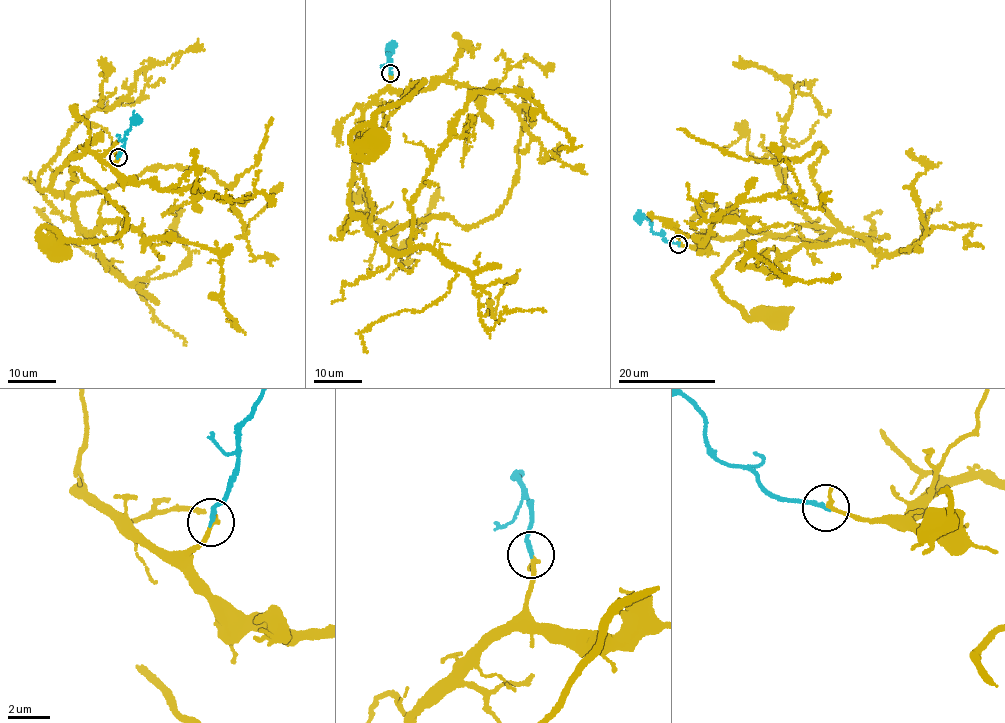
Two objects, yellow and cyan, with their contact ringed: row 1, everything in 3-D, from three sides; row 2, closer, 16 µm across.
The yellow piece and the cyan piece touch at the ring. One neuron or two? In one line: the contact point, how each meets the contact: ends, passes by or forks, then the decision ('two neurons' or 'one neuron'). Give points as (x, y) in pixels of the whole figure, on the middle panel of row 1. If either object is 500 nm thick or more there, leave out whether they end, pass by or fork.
at (390, 73); yellow ends there; cyan ends there; one neuron

